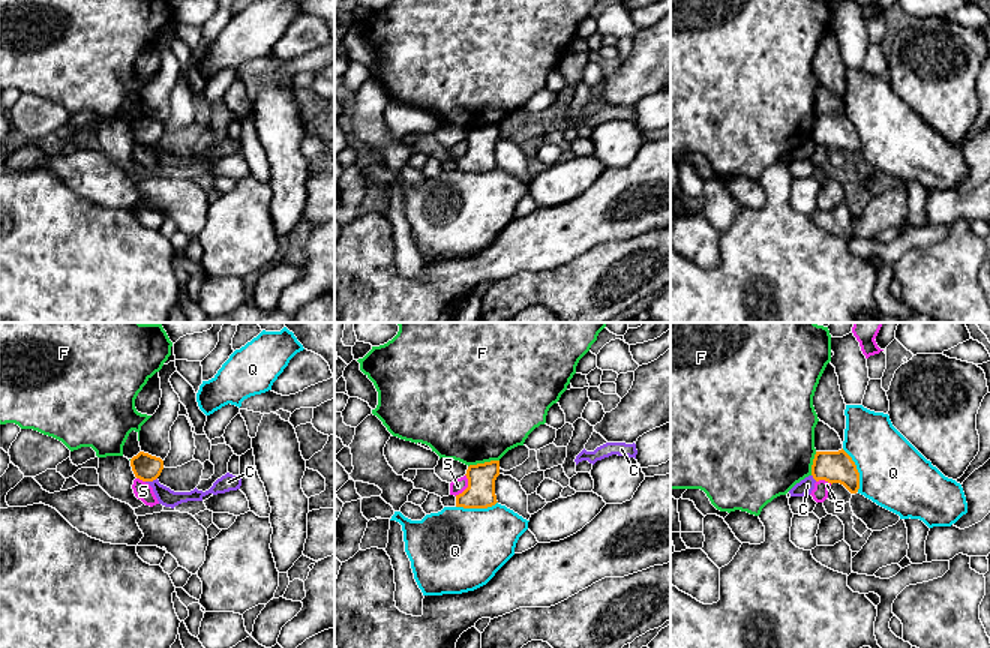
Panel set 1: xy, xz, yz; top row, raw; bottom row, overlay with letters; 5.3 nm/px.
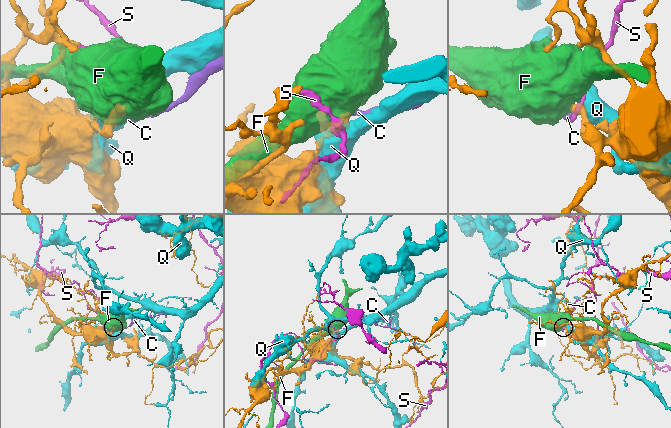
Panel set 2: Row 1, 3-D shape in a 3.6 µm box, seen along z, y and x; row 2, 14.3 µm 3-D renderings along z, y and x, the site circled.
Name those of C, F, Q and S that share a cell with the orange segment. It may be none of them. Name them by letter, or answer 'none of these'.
none of these

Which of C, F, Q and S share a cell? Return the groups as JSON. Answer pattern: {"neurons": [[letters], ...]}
{"neurons": [["C"], ["F"], ["Q"], ["S"]]}

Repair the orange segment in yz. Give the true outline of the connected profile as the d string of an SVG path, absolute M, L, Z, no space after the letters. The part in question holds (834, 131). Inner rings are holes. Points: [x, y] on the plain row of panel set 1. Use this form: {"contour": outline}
{"contour": "M842 112L838 116L816 116L812 140L816 146L840 147L850 158L860 153L860 136L852 122Z"}

